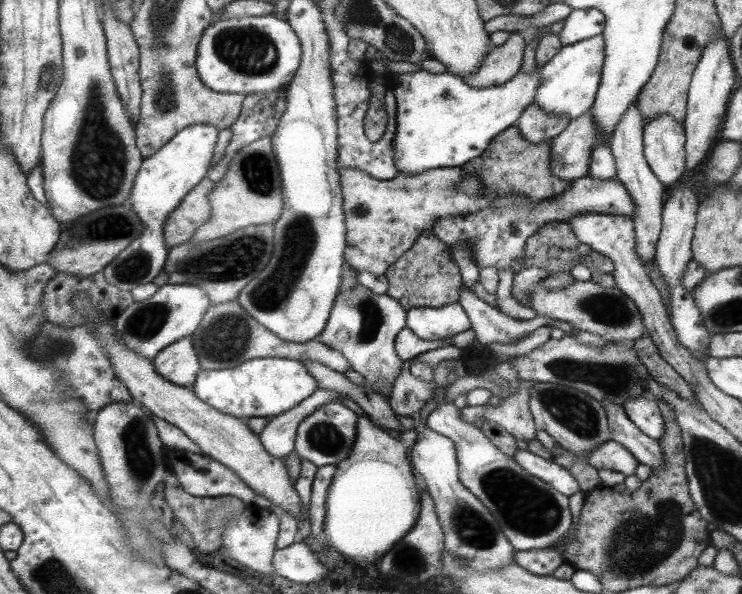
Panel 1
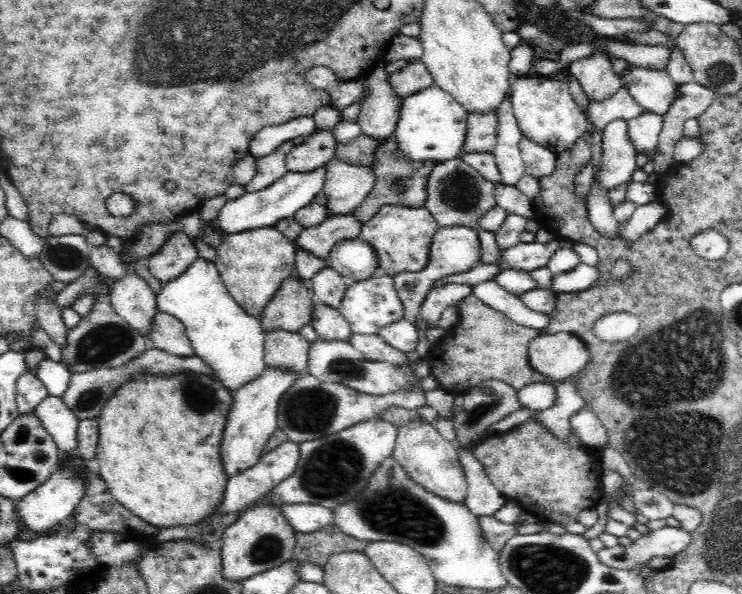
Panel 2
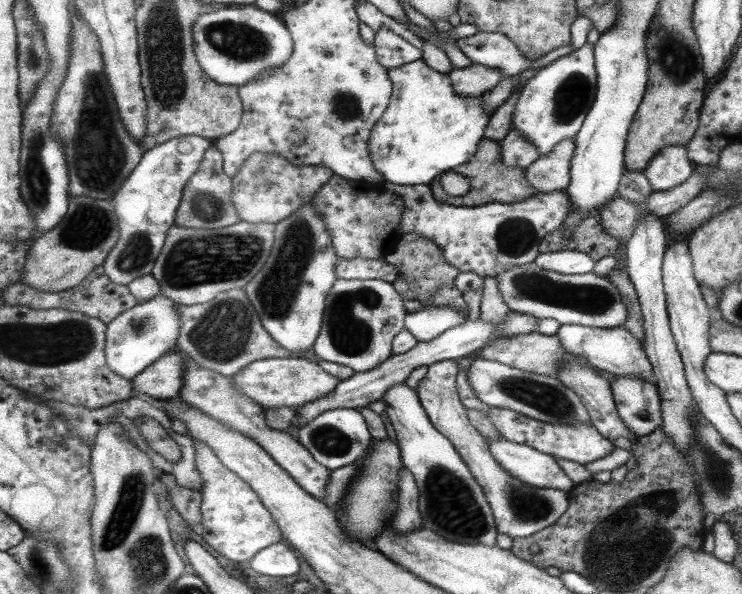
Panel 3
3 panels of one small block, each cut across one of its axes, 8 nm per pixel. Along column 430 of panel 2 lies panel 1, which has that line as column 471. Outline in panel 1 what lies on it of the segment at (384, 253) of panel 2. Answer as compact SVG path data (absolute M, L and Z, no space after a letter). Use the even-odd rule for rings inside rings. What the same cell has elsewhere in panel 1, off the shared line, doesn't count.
M589 175L571 182L569 189L549 200L541 200L538 206L529 208L489 208L478 210L473 214L452 214L438 218L431 228L441 242L453 244L457 241L467 241L472 248L472 255L478 267L493 267L494 269L510 268L514 274L523 269L522 254L524 242L543 224L551 221L565 221L573 213L603 213L631 217L634 213L634 203L629 198L623 184L613 177L613 180L593 180Z

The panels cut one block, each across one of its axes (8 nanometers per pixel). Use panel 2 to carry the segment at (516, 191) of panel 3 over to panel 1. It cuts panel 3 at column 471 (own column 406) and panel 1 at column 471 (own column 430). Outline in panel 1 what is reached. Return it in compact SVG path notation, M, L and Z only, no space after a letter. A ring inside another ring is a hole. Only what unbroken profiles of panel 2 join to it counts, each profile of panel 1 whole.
M511 125L504 133L493 137L488 148L479 157L461 166L465 173L473 173L479 177L485 198L513 198L523 196L531 202L549 200L569 189L571 182L553 176L551 169L552 142L547 139L537 144L525 139L515 125Z

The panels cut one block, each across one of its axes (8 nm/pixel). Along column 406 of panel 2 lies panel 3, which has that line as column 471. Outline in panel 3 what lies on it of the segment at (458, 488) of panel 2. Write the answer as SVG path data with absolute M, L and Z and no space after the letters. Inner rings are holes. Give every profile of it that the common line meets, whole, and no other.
M449 359L439 361L433 364L428 369L425 377L421 379L417 387L417 394L420 402L423 404L424 410L427 412L431 423L445 438L450 439L452 445L458 451L460 458L468 465L468 469L472 473L472 477L482 487L484 497L488 501L488 505L492 509L492 515L495 518L497 530L501 534L507 535L510 540L517 538L528 538L533 534L539 533L541 530L548 529L552 525L556 525L560 516L568 509L568 493L561 490L537 488L536 486L529 486L510 475L493 458L489 452L489 445L486 437L481 436L471 424L469 424L469 416L467 415L467 408L460 401L459 392L456 390L456 373L459 372L456 359Z

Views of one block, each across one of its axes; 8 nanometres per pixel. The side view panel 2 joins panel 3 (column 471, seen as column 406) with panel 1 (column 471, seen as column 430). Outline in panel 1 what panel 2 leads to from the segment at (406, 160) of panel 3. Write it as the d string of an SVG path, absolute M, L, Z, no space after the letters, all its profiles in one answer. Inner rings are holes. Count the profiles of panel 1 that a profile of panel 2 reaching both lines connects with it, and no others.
M423 69L411 74L384 73L384 82L387 88L393 90L396 98L396 136L393 140L393 154L396 169L405 174L417 174L437 167L461 167L480 156L493 137L499 136L516 125L520 115L524 113L536 97L537 87L540 86L538 69L535 72L519 72L504 85L491 88L476 88L468 86L463 79L443 72L429 74Z

